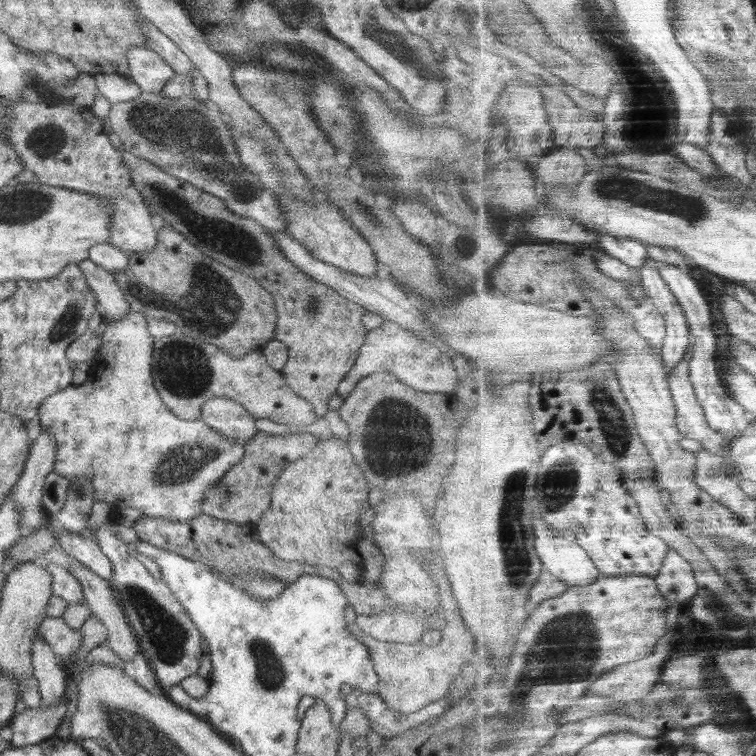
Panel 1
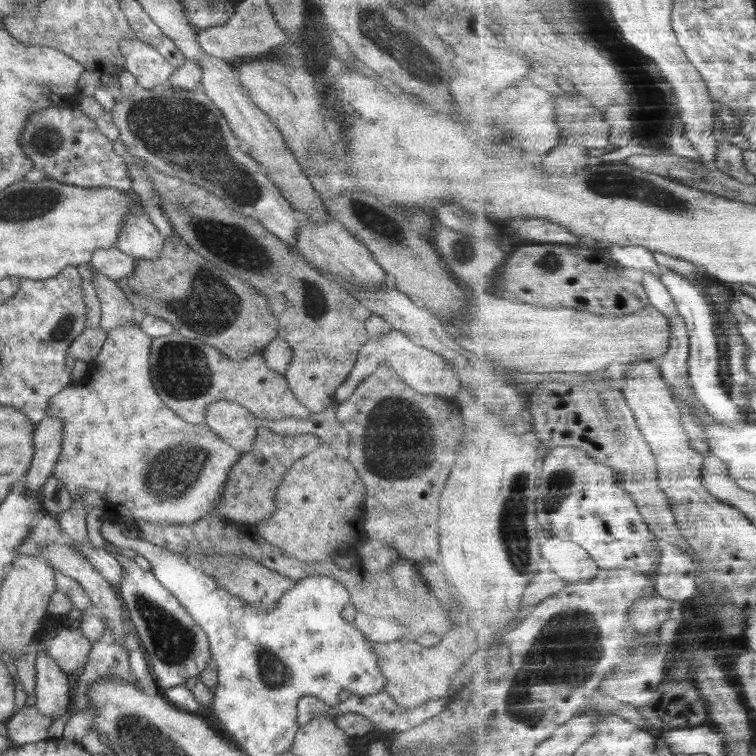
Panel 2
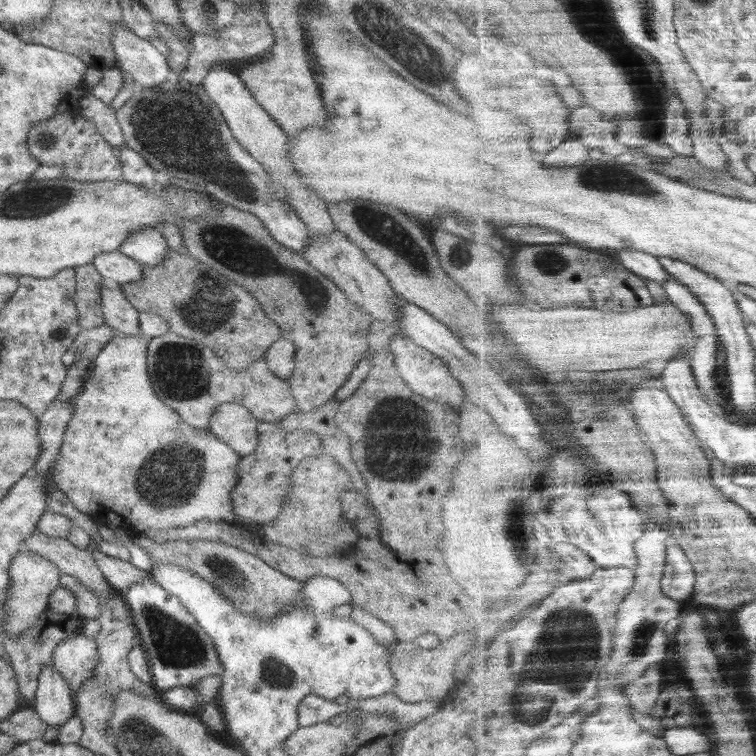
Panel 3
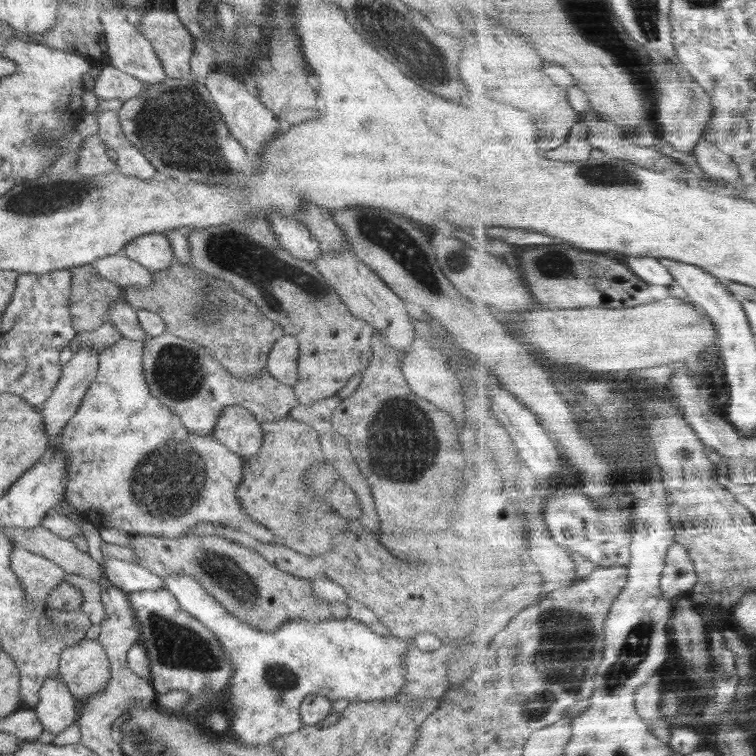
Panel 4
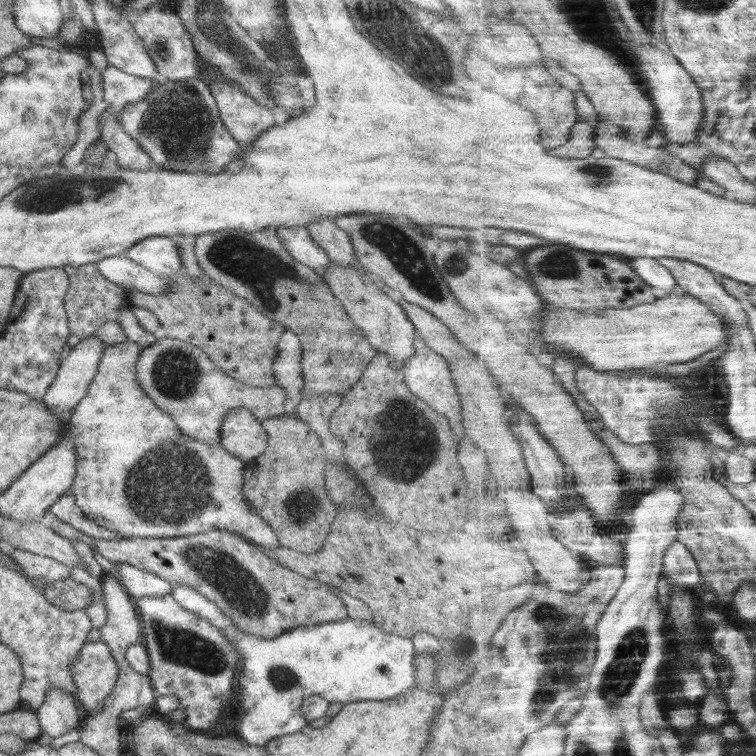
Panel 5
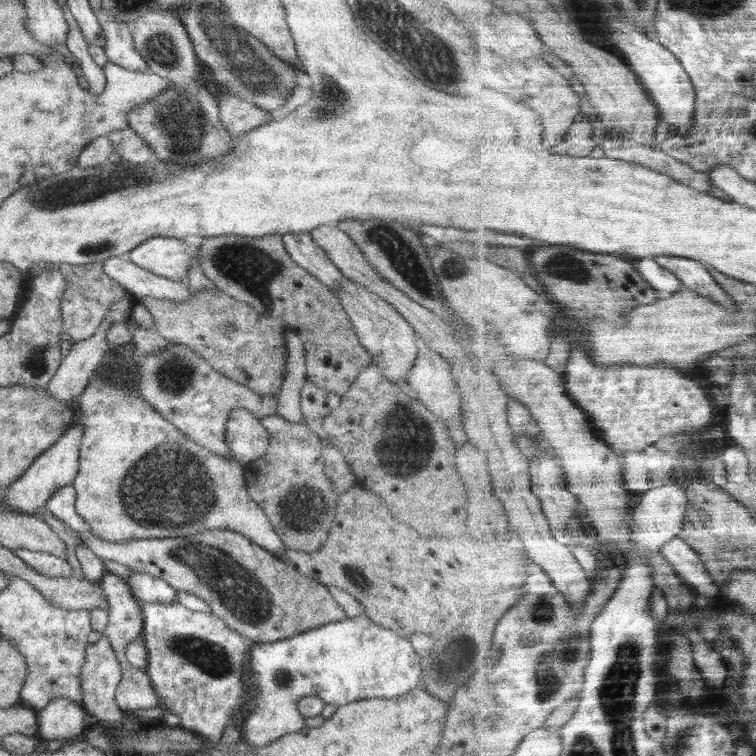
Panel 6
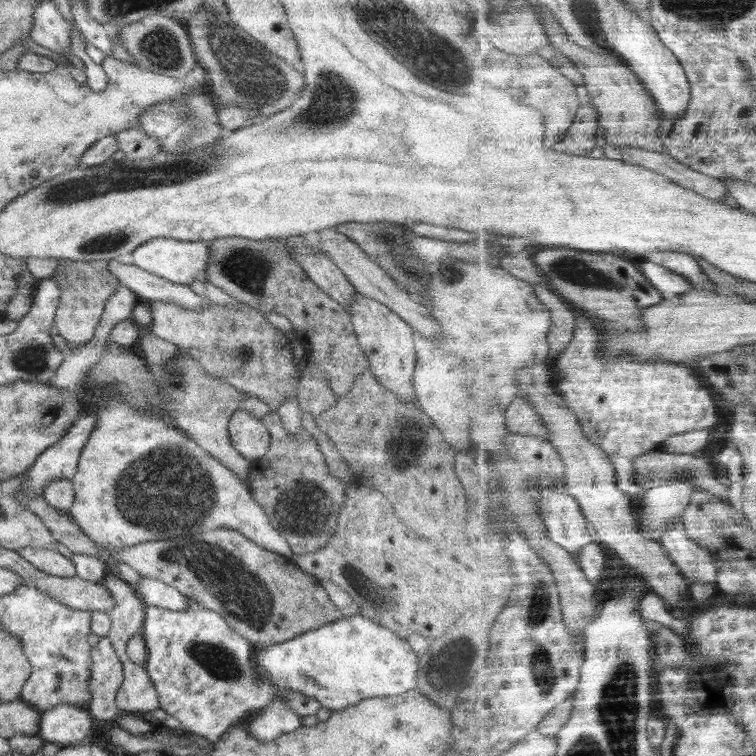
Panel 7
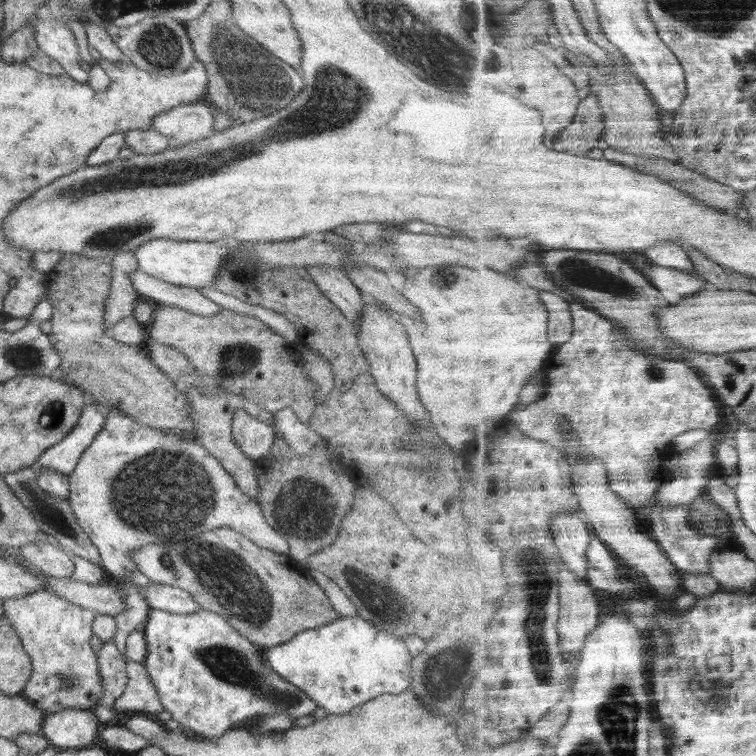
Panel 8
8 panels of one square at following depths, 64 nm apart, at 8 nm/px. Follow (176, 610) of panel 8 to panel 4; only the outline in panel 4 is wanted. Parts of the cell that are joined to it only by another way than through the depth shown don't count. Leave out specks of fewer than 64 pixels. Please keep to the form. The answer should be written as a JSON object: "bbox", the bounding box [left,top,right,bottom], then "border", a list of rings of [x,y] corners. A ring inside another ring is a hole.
{"bbox":[104,556,165,594],"border":[[[104,556],[104,560],[104,583],[110,583],[110,585],[124,590],[127,594],[165,589],[164,579],[150,572],[148,568],[132,562],[116,560],[110,556]]]}

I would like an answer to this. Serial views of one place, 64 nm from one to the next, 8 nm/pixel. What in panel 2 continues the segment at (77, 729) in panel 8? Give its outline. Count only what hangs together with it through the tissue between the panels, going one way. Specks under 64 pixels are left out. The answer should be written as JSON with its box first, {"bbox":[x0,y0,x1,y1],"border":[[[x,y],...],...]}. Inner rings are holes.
{"bbox":[34,651,71,721],"border":[[[41,651],[34,660],[36,671],[34,707],[46,718],[52,721],[59,720],[71,705],[70,678],[54,664],[52,656]]]}

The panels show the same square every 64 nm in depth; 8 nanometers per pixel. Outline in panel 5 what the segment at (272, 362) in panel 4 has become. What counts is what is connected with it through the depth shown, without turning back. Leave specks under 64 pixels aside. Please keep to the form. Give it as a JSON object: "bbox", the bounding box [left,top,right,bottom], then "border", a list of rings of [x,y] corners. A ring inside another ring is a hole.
{"bbox":[273,329,303,418],"border":[[[285,329],[278,342],[278,356],[273,370],[277,384],[284,390],[284,415],[298,418],[296,406],[303,399],[302,345],[296,333]]]}

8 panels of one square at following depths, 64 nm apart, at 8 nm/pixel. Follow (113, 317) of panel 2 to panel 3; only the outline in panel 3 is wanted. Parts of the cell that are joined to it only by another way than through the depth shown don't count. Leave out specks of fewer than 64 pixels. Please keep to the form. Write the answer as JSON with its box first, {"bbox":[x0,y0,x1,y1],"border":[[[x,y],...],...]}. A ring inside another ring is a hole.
{"bbox":[100,283,141,336],"border":[[[109,283],[100,290],[104,324],[128,336],[141,336],[139,311],[126,300],[122,290]]]}

